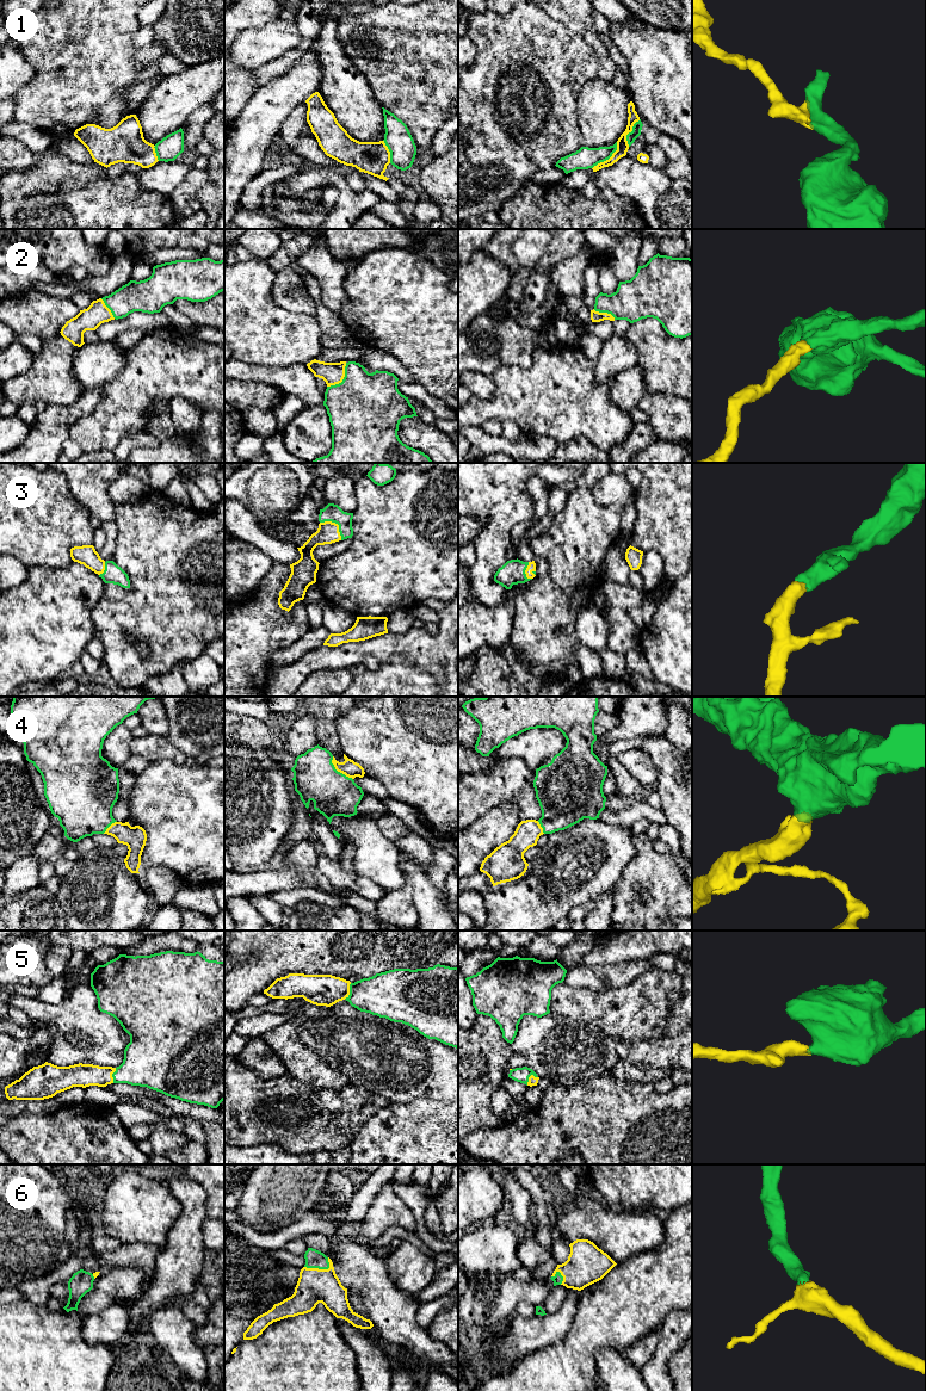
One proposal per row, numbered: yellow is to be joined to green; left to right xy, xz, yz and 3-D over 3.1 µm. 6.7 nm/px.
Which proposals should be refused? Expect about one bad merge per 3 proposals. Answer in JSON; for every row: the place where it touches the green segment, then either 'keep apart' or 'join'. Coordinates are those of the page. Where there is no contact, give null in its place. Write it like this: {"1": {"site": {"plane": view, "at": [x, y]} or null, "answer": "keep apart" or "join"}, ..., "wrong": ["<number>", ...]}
{"1": {"site": {"plane": "yz", "at": [607, 159]}, "answer": "keep apart"}, "2": {"site": {"plane": "xz", "at": [343, 379]}, "answer": "join"}, "3": {"site": {"plane": "xz", "at": [337, 523]}, "answer": "join"}, "4": {"site": {"plane": "xz", "at": [337, 771]}, "answer": "join"}, "5": {"site": {"plane": "xz", "at": [350, 991]}, "answer": "join"}, "6": {"site": {"plane": "xz", "at": [321, 1268]}, "answer": "join"}, "wrong": ["1"]}

